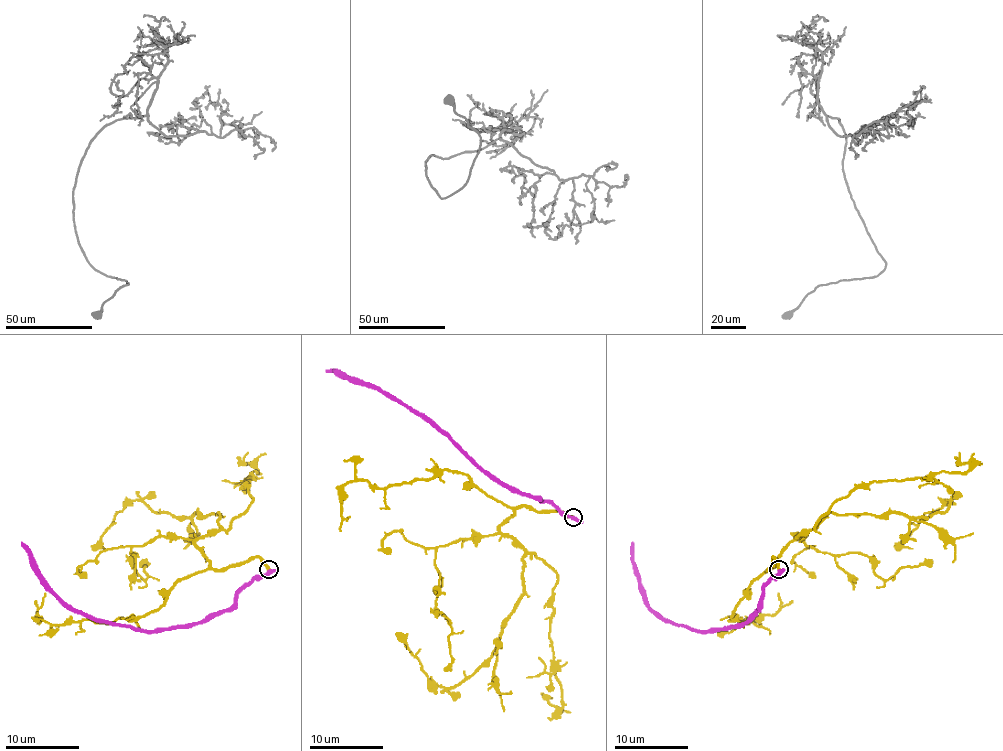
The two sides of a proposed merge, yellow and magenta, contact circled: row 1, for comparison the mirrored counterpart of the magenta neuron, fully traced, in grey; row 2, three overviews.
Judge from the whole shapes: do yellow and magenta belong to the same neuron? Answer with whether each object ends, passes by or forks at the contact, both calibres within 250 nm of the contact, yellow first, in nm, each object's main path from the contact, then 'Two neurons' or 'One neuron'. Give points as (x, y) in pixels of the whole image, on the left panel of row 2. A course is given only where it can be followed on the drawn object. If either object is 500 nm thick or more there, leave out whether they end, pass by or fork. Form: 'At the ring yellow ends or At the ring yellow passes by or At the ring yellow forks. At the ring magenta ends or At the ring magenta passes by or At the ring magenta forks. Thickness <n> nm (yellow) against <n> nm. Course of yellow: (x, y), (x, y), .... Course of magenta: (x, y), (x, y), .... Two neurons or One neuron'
At the ring yellow ends. At the ring magenta passes by. Thickness 280 nm (yellow) against 340 nm. Course of yellow: (268, 570), (257, 557), (215, 570), (195, 544), (220, 528), (219, 513), (131, 500), (105, 548). Course of magenta: (268, 570), (257, 575), (228, 608), (191, 625), (133, 630), (100, 623), (69, 606), (52, 590), (21, 542). One neuron

